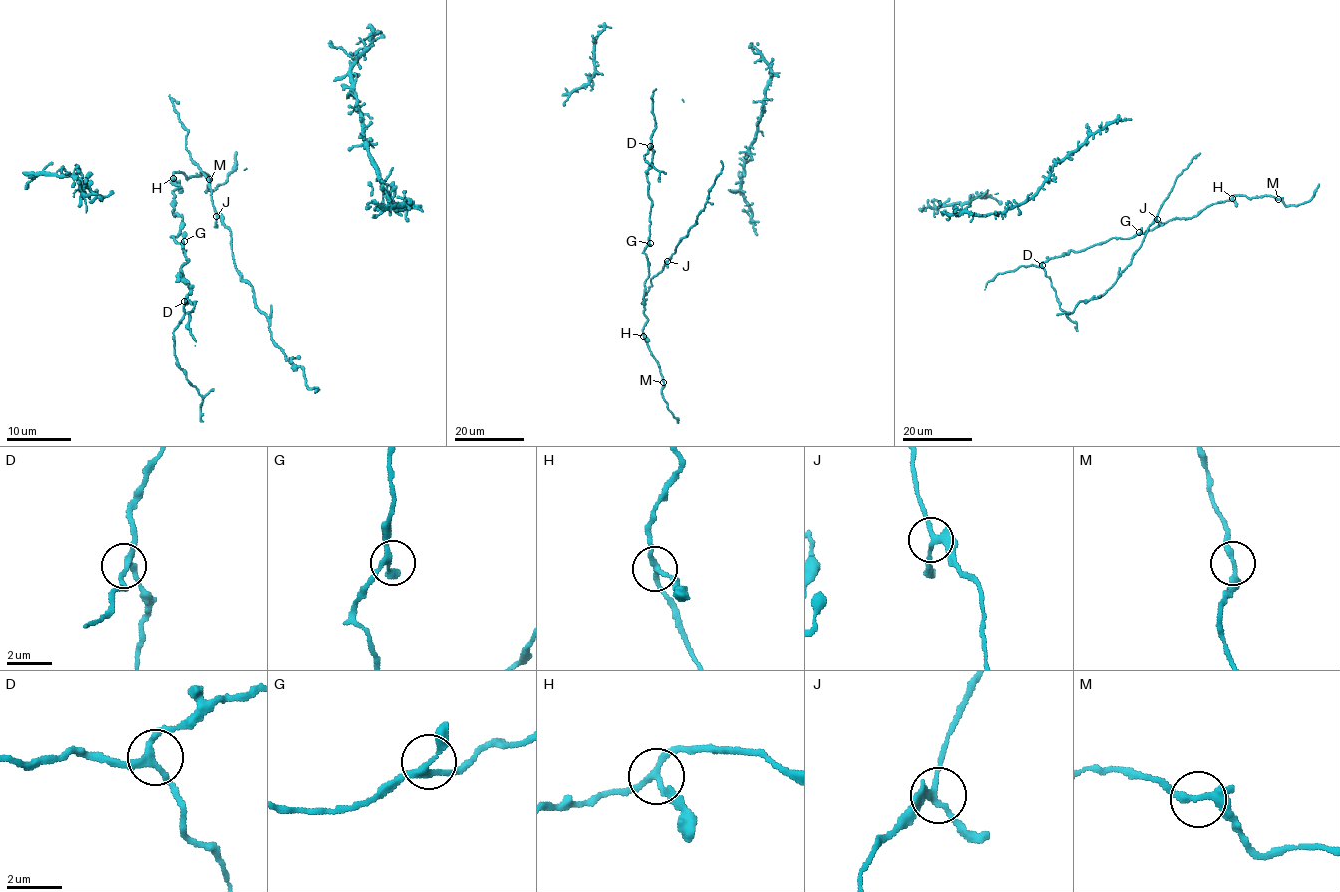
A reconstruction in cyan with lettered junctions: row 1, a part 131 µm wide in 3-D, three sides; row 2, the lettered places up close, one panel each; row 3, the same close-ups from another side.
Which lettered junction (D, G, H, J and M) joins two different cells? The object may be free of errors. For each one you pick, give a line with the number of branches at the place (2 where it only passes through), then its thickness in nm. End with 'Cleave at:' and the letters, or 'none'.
M: Branches: 3. Thickness 240 nm
Cleave at: M

